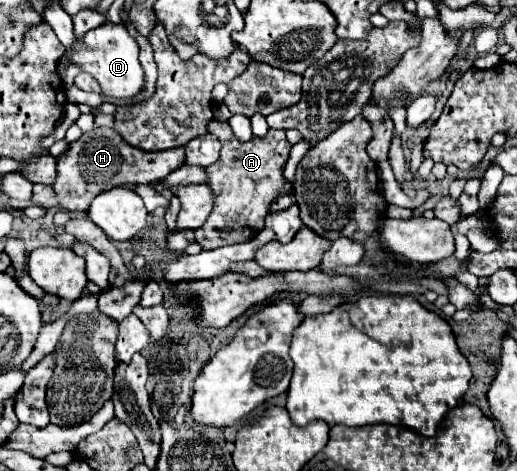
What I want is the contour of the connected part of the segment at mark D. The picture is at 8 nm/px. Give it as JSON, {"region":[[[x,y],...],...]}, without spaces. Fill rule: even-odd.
{"region":[[[105,22],[103,26],[89,30],[81,40],[73,44],[71,64],[79,64],[83,72],[91,74],[99,84],[103,94],[113,98],[131,98],[143,86],[143,68],[139,64],[139,44],[125,30],[123,24]]]}

